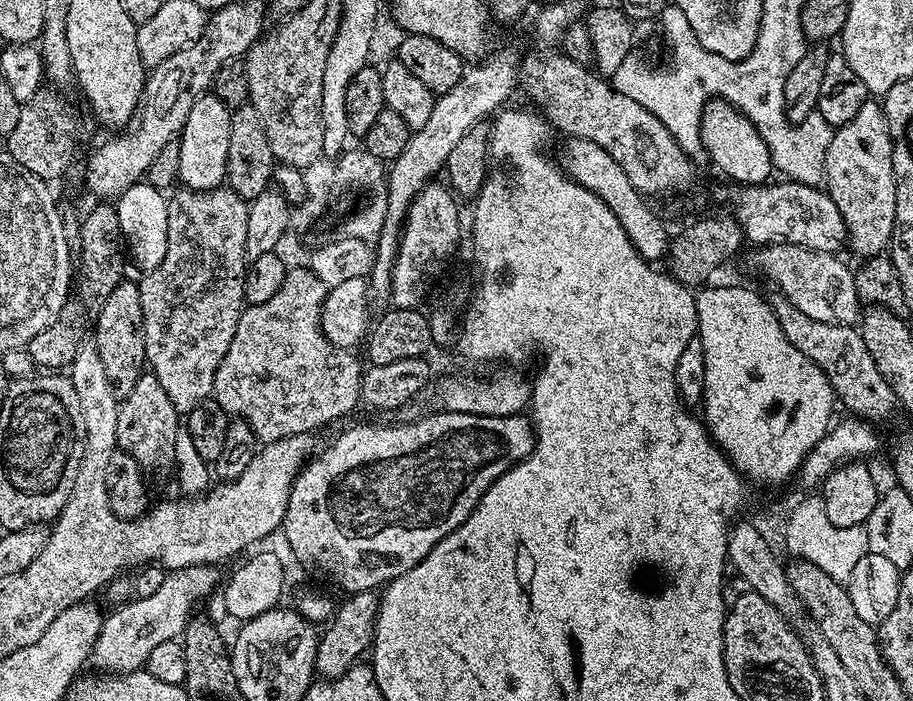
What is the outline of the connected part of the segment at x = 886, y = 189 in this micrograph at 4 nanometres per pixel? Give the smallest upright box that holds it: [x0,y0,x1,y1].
[824,99,896,258]

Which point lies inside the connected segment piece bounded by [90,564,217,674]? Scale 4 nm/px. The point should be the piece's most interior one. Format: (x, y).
(139, 625)

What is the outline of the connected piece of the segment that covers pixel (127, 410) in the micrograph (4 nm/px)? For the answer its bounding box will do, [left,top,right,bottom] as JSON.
[116,374,182,469]

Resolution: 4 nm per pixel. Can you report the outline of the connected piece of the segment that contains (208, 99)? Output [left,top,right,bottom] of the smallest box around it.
[178,94,232,190]

